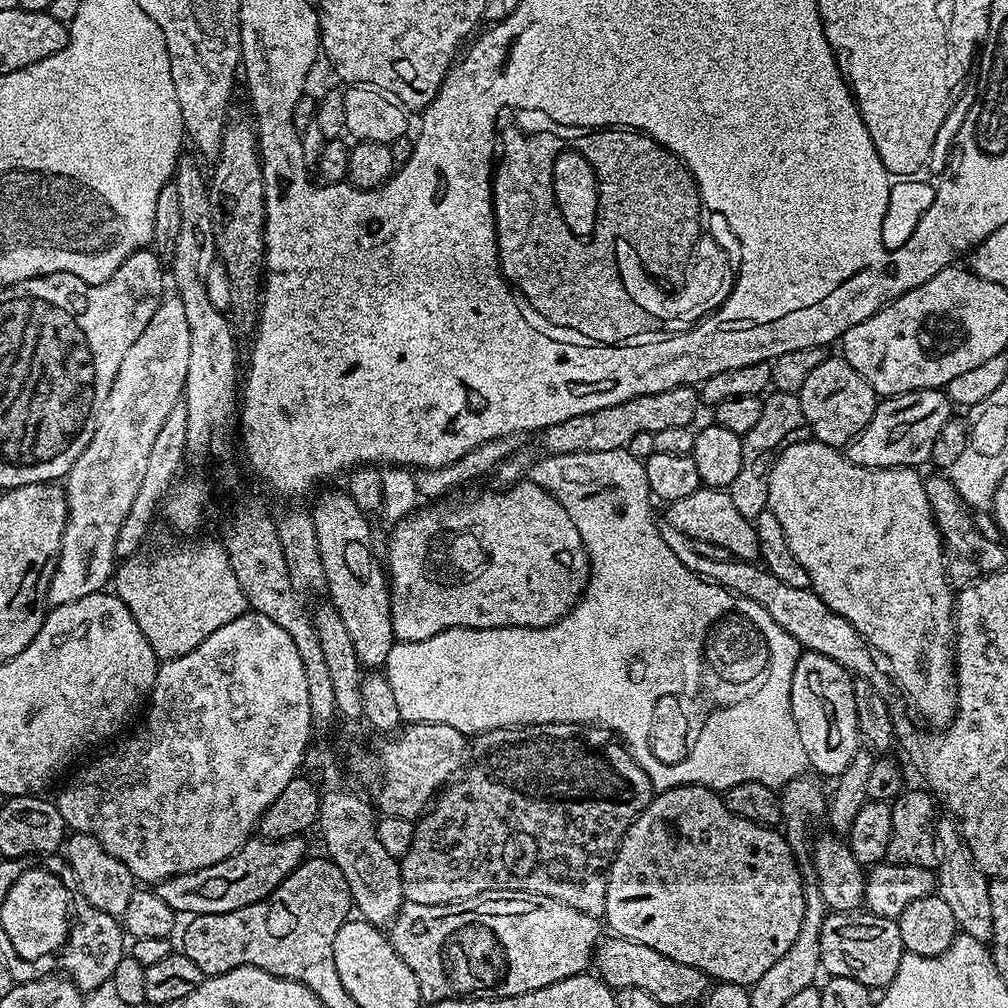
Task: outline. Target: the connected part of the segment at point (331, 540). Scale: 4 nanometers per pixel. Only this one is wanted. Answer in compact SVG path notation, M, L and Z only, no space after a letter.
M347 491L324 492L316 500L316 505L310 508L310 515L314 524L314 534L318 538L318 554L322 560L324 571L323 583L328 584L328 596L338 618L342 618L342 626L346 626L346 634L354 646L354 654L361 665L368 670L383 669L384 662L394 643L391 632L391 617L388 611L390 598L389 589L385 581L376 577L376 568L372 565L372 532L368 529L369 517L354 502L354 498Z

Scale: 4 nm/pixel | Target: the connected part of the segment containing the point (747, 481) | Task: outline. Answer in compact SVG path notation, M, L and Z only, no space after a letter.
M773 391L765 395L763 401L762 415L758 417L758 422L742 437L744 442L742 470L738 470L738 478L734 478L734 482L726 489L730 502L734 502L738 514L750 521L755 521L756 516L762 514L768 507L767 475L770 464L767 459L765 461L760 459L767 452L775 453L789 442L795 441L806 428L800 397L797 393Z

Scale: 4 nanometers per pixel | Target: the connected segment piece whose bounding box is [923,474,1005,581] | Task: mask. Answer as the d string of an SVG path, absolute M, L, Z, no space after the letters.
M936 474L940 476L927 476L923 477L924 489L926 490L926 498L930 502L930 510L932 516L936 519L936 529L940 532L940 539L944 545L945 553L949 557L952 556L956 559L956 576L960 580L967 581L969 578L976 578L981 573L987 574L989 572L999 572L1005 567L1004 564L1004 547L1003 543L996 543L989 539L982 538L978 530L975 528L973 520L973 513L965 506L961 500L958 490L954 490L952 481L948 479L947 475Z

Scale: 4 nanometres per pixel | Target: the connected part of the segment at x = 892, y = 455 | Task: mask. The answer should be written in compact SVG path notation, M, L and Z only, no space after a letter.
M923 388L881 399L868 425L847 445L847 458L863 468L916 468L920 464L927 465L932 458L938 430L942 430L942 426L946 426L953 416L954 405L947 391L939 388Z

